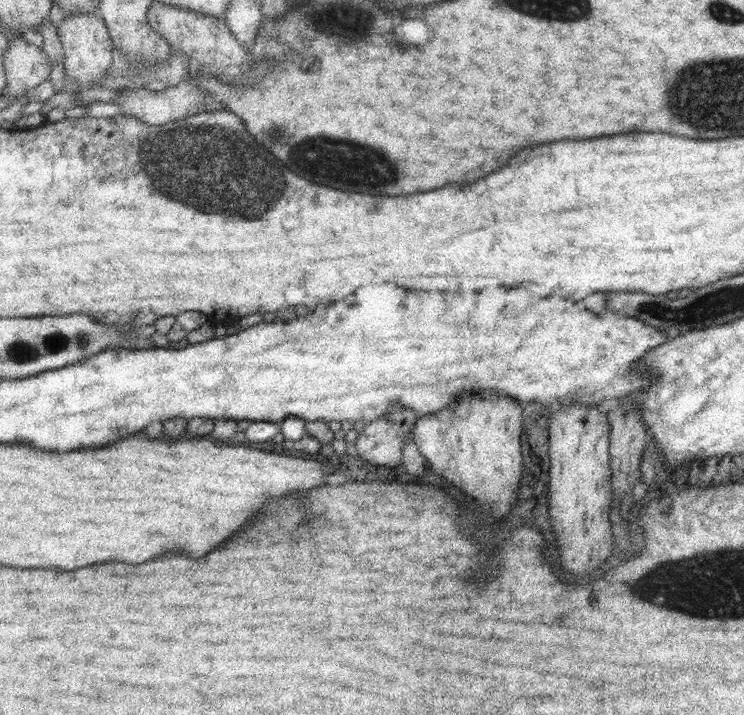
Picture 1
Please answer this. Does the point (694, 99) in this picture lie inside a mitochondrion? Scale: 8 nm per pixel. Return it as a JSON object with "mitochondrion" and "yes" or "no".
{"mitochondrion":"yes"}

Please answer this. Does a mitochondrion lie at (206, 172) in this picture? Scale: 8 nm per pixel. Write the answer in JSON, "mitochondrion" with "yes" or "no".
{"mitochondrion":"yes"}

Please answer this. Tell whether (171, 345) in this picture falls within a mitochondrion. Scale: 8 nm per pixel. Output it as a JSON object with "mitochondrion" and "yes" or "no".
{"mitochondrion":"no"}

